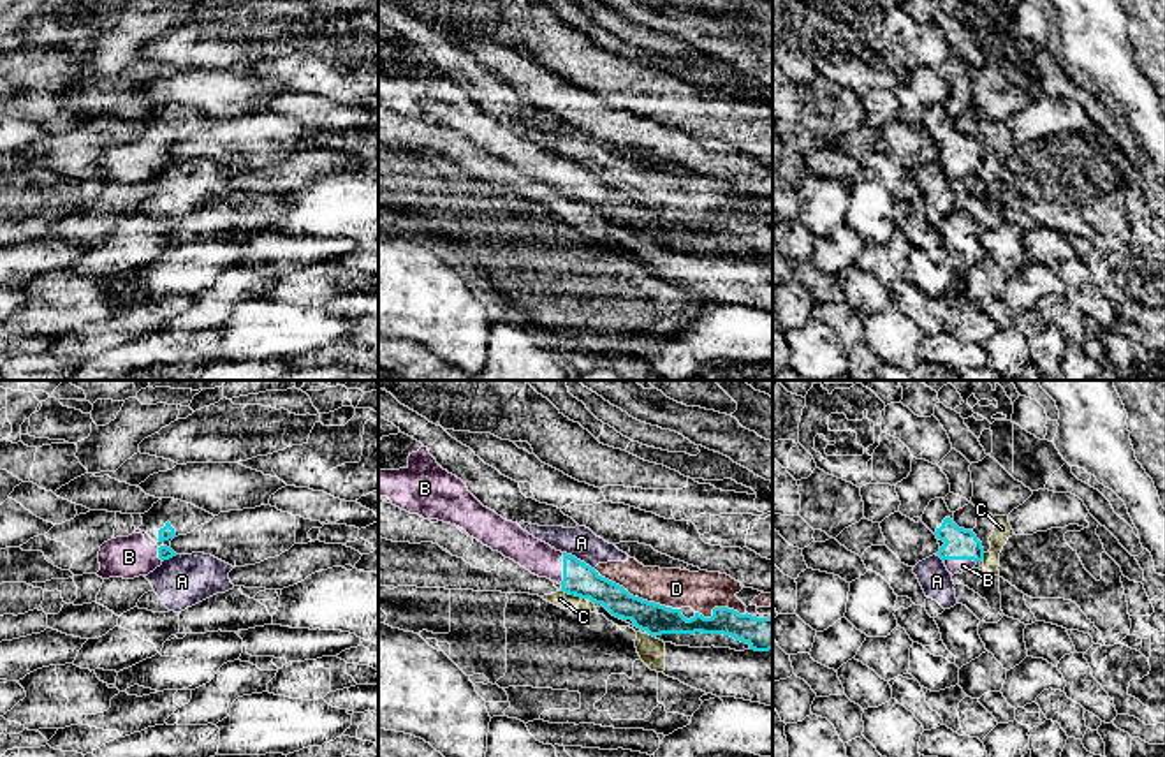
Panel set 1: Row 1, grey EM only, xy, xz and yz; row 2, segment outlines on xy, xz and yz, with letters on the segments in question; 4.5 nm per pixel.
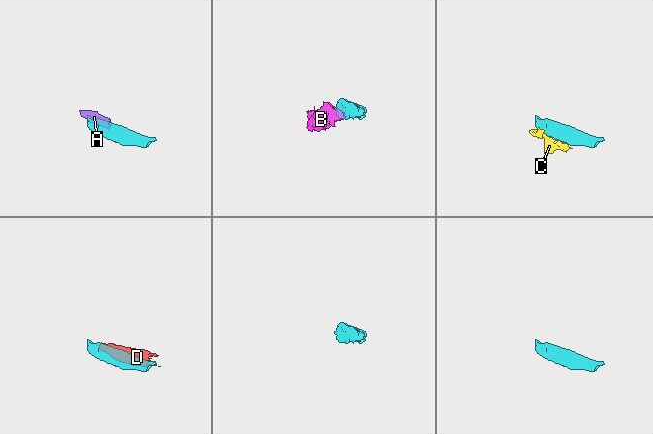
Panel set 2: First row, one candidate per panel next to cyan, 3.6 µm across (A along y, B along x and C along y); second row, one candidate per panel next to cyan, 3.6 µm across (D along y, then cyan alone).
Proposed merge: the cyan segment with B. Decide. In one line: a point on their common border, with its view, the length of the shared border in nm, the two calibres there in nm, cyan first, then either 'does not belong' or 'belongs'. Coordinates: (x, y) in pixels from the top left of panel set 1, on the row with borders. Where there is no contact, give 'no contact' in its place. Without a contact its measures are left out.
meets cyan in yz at (959, 558); contact 150 nm long; 140 nm thick on the cyan side, 60 nm on the other; belongs

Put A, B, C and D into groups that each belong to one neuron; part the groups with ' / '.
A D / B / C

